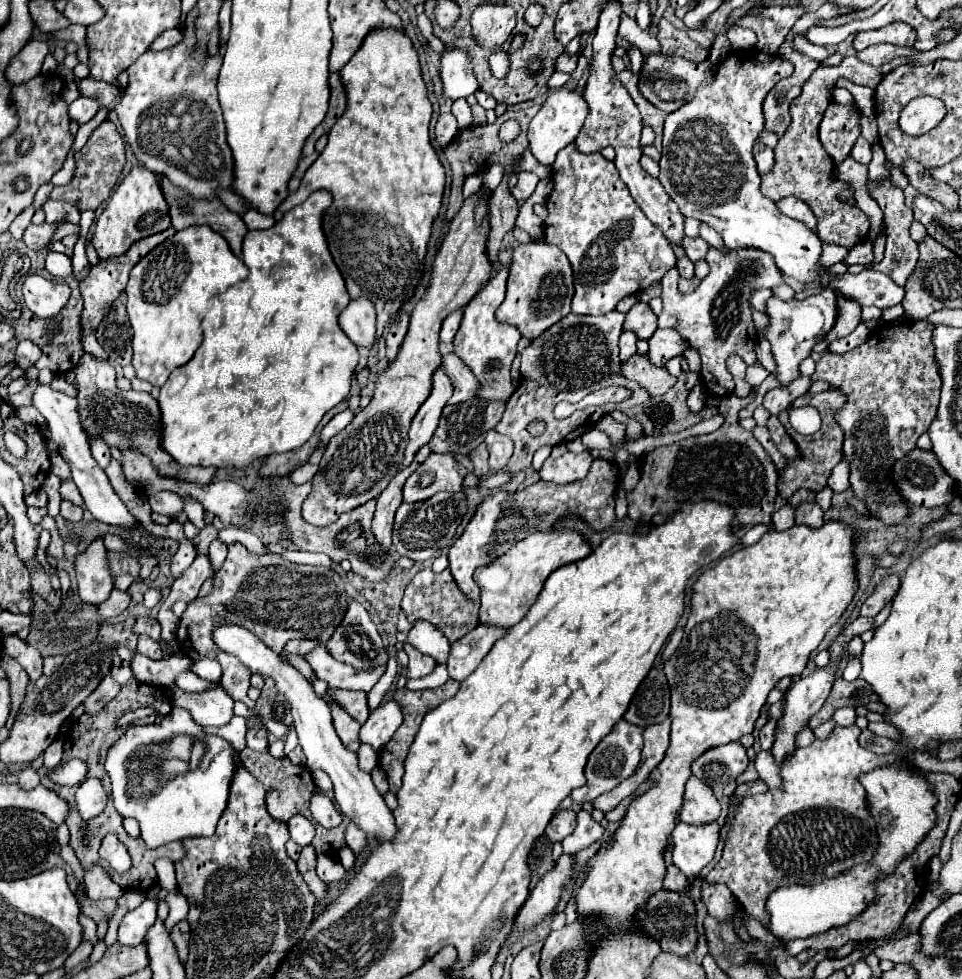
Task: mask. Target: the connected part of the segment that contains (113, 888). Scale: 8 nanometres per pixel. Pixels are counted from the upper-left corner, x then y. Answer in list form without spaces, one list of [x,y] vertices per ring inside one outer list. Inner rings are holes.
[[[92,867],[90,871],[84,873],[84,883],[86,883],[86,895],[90,901],[100,901],[108,897],[120,897],[124,891],[120,885],[110,881],[108,873],[102,867]]]

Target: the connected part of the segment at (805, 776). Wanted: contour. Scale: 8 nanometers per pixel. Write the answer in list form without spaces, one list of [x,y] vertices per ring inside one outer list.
[[[858,725],[838,727],[826,741],[816,739],[812,745],[798,749],[792,763],[780,771],[782,775],[782,789],[774,793],[752,795],[740,801],[738,809],[732,817],[730,839],[724,847],[724,855],[718,865],[706,875],[708,883],[724,883],[738,899],[742,911],[746,915],[756,917],[764,927],[768,927],[768,909],[766,901],[772,891],[784,885],[808,885],[808,883],[822,883],[826,879],[840,877],[848,873],[852,867],[860,863],[868,863],[874,859],[874,853],[880,847],[876,819],[868,809],[866,791],[858,781],[862,771],[872,771],[882,765],[892,765],[900,761],[896,753],[890,755],[876,755],[858,743],[860,729]]]

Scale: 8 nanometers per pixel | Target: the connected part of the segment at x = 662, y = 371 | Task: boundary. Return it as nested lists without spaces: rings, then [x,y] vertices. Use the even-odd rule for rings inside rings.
[[[634,353],[628,361],[622,363],[622,373],[626,379],[632,379],[648,389],[650,395],[664,395],[676,383],[676,377],[670,375],[666,367],[654,365],[648,353]]]

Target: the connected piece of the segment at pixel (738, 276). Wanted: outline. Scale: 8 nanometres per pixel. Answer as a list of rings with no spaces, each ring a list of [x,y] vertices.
[[[708,247],[706,253],[706,261],[708,261],[708,275],[704,277],[704,285],[696,287],[696,291],[692,293],[682,293],[678,289],[678,281],[680,278],[677,267],[673,267],[665,273],[661,280],[662,299],[664,299],[664,309],[658,315],[658,327],[674,327],[678,329],[678,333],[700,351],[702,357],[702,369],[700,375],[704,379],[704,387],[706,393],[712,397],[726,397],[732,393],[734,385],[732,385],[732,375],[726,367],[726,359],[730,355],[740,355],[746,363],[754,363],[756,361],[756,353],[752,347],[756,347],[758,343],[758,331],[756,327],[752,327],[752,305],[750,305],[750,297],[756,289],[772,289],[776,285],[784,283],[784,277],[780,273],[780,269],[774,263],[774,257],[768,255],[762,249],[728,249],[726,253],[722,253],[716,247]]]

